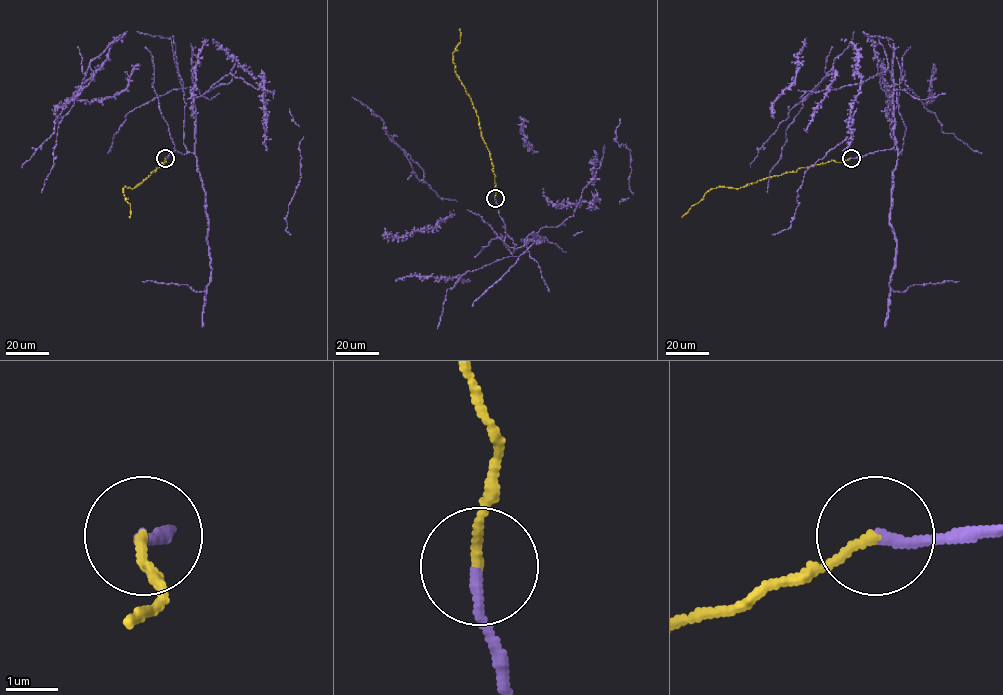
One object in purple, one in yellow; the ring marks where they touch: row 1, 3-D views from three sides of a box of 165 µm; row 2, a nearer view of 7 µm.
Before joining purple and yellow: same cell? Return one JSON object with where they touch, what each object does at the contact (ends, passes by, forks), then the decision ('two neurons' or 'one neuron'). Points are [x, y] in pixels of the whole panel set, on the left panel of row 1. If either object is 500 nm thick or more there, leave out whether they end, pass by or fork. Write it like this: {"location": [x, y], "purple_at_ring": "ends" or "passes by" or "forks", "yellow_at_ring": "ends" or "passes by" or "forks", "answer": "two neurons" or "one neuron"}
{"location": [165, 158], "purple_at_ring": "ends", "yellow_at_ring": "ends", "answer": "one neuron"}

